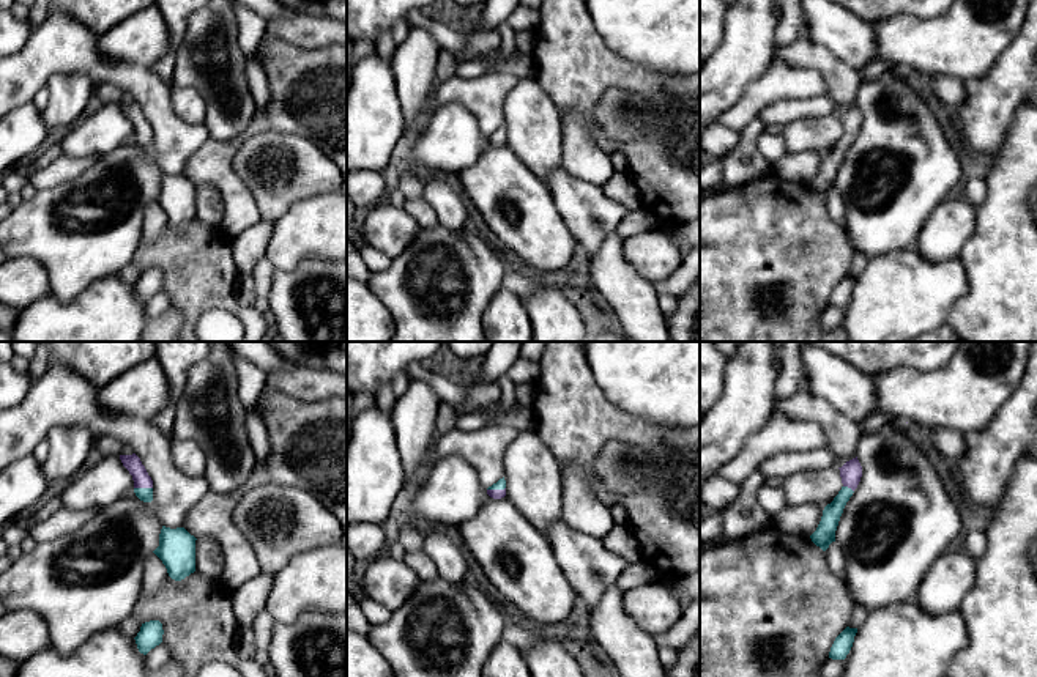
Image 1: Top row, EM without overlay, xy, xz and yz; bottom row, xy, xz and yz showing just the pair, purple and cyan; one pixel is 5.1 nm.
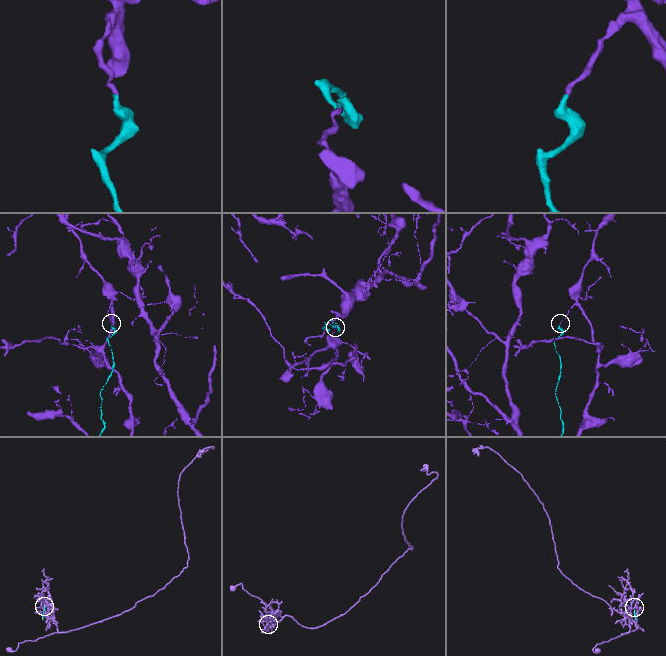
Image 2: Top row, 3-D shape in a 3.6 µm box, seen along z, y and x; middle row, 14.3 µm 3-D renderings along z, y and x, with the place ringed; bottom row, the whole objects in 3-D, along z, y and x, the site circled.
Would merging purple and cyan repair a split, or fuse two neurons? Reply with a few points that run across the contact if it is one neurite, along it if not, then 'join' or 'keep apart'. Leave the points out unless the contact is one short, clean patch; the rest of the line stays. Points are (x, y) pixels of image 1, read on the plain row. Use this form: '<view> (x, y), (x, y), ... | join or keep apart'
xy (133, 110), (144, 134), (145, 142) | join

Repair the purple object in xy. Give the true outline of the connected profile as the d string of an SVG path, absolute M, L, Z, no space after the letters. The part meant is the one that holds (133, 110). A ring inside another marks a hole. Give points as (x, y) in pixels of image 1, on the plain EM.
M120 102L123 113L129 118L134 128L134 140L143 150L153 148L153 128L148 123L145 113L140 105L132 102Z

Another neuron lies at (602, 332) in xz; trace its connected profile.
M599 326L589 331L585 342L632 342L623 332L610 331L607 326Z

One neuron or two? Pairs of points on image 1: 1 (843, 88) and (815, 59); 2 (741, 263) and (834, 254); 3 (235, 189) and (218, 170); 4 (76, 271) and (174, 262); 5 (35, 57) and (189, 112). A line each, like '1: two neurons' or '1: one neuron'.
1: one neuron
2: one neuron
3: one neuron
4: two neurons
5: two neurons

